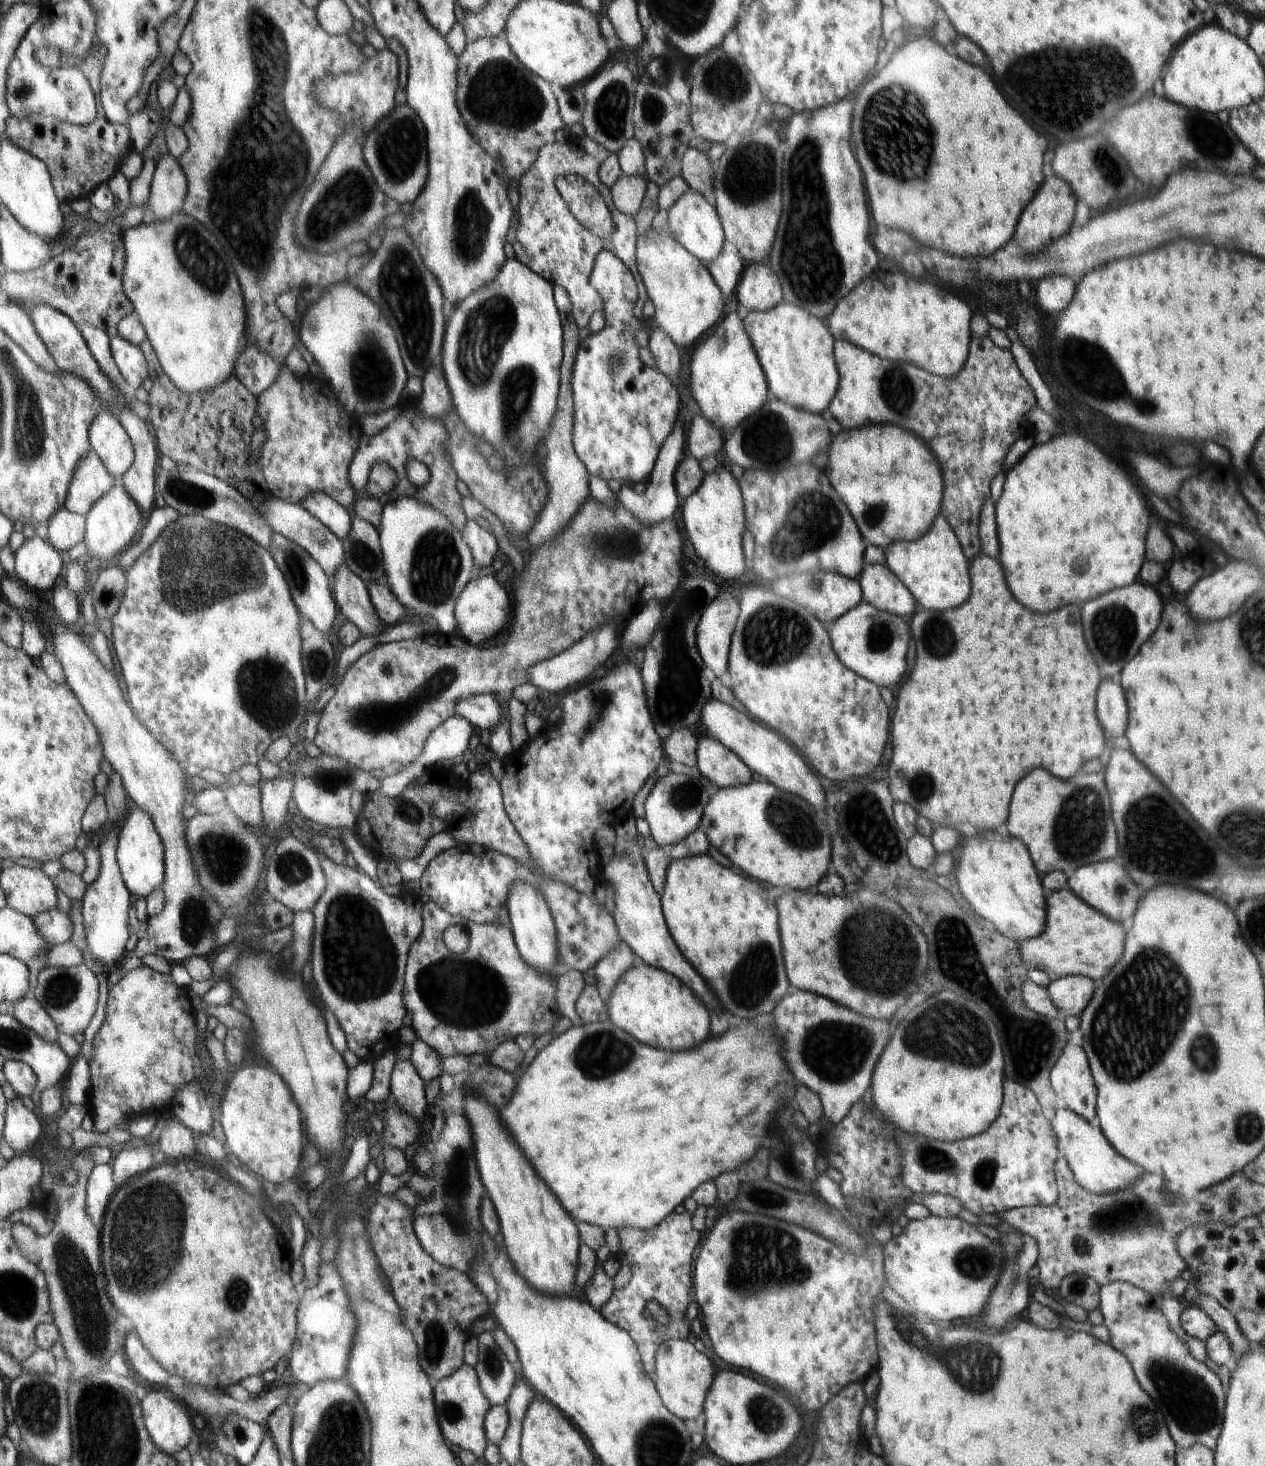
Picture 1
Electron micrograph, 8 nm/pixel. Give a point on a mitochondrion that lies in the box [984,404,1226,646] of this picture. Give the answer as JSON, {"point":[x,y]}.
{"point":[1199,561]}

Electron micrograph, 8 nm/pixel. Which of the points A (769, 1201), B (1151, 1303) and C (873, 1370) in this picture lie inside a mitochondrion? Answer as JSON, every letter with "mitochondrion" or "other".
{"A":"mitochondrion","B":"other","C":"other"}

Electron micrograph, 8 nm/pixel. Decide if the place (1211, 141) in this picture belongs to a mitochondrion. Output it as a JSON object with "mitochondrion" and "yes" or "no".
{"mitochondrion":"yes"}

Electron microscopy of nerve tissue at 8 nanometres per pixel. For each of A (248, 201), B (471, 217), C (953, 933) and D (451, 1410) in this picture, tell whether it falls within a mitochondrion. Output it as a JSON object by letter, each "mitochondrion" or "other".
{"A":"mitochondrion","B":"mitochondrion","C":"mitochondrion","D":"mitochondrion"}

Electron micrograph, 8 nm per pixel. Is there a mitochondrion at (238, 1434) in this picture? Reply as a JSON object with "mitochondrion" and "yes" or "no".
{"mitochondrion":"yes"}

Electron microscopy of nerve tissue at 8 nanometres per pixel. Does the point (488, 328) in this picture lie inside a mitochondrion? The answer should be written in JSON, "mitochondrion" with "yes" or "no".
{"mitochondrion":"yes"}

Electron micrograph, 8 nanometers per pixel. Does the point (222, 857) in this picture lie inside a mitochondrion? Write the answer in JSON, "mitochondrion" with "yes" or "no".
{"mitochondrion":"yes"}

